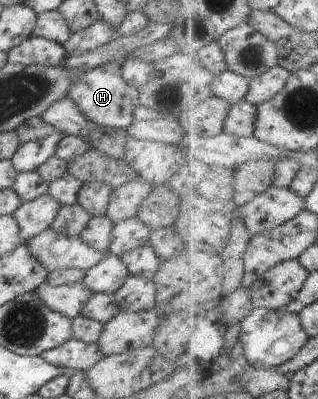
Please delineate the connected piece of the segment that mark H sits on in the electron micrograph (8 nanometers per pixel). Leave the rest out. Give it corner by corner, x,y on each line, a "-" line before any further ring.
108,62
82,74
82,77
70,87
68,97
86,115
86,119
96,121
111,129
124,129
134,119
134,109
140,106
139,90
128,85
121,74
121,63

